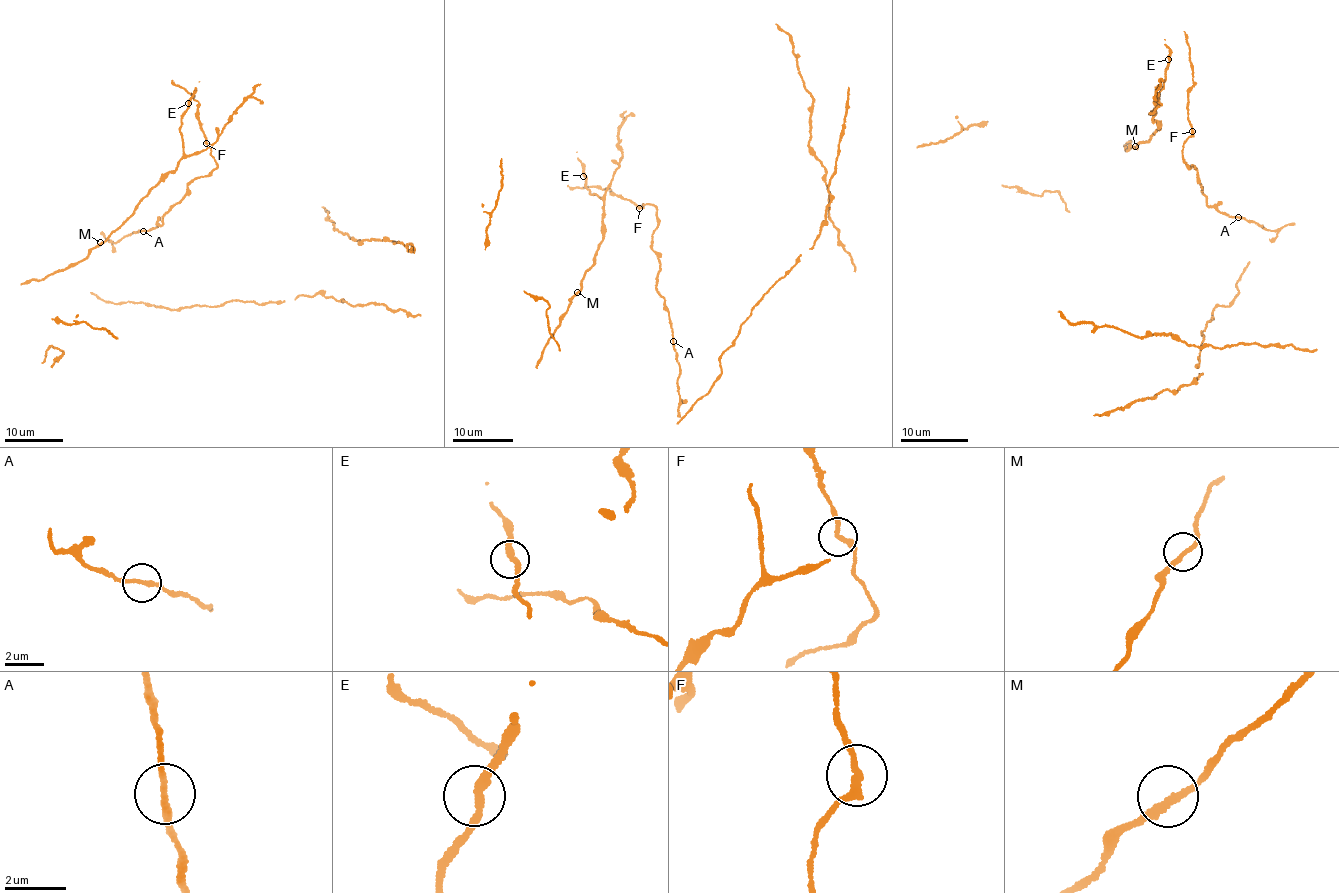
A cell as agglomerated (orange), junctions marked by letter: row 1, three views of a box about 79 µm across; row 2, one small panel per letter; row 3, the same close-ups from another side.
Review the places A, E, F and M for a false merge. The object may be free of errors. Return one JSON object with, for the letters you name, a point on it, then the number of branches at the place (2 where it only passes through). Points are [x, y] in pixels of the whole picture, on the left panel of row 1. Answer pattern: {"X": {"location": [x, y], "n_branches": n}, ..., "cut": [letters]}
{"F": {"location": [206, 143], "n_branches": 2}, "cut": ["F"]}

